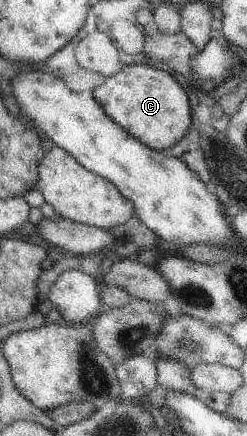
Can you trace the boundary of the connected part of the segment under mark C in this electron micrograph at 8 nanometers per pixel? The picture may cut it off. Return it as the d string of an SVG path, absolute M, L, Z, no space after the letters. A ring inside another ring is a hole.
M129 65L108 77L93 91L105 114L133 138L149 148L163 152L175 146L191 126L191 106L183 87L155 65Z

